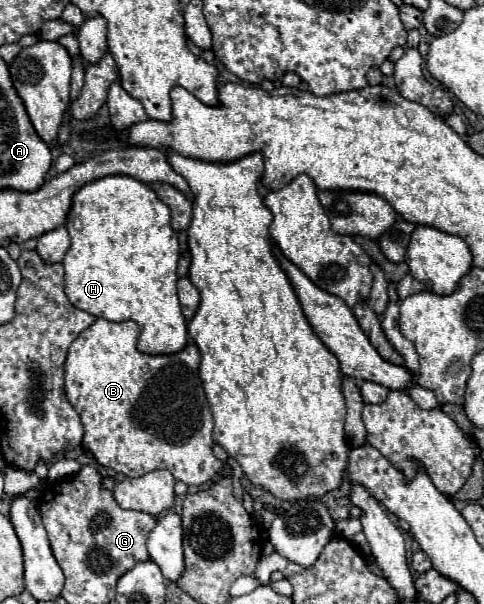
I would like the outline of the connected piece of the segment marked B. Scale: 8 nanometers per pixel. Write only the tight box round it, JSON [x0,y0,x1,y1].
[64,318,222,486]

